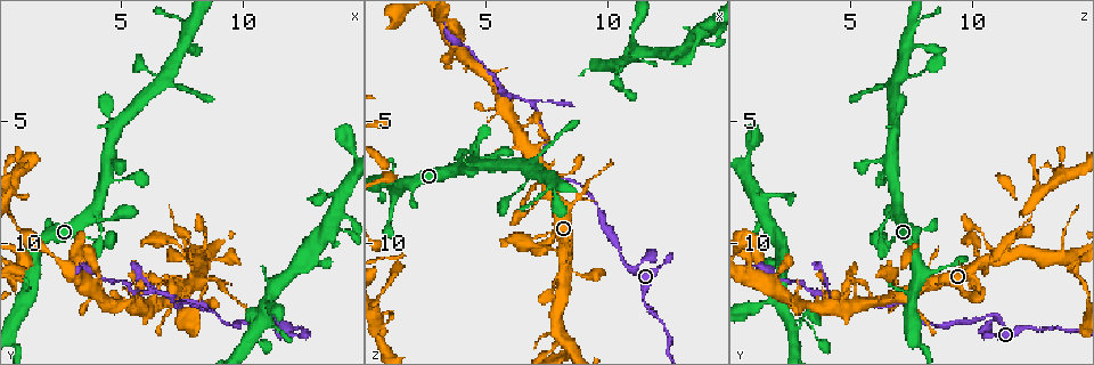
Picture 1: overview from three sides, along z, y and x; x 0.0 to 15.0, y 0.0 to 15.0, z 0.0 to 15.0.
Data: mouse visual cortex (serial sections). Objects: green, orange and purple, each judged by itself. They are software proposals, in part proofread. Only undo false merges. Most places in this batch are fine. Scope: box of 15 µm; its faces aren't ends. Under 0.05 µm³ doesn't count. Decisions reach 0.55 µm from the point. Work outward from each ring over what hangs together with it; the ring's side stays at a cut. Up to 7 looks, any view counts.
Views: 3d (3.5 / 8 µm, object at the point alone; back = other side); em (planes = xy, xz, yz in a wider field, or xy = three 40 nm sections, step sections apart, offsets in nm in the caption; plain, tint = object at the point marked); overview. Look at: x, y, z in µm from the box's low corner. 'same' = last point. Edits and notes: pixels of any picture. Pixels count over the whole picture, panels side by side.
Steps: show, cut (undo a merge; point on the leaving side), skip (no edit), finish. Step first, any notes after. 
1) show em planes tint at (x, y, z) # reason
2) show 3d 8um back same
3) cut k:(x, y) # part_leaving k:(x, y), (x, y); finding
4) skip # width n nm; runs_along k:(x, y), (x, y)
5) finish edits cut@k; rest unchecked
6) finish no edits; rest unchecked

show 3d 3.5um at (4.3, 9.9, 6.3) # calibre changes

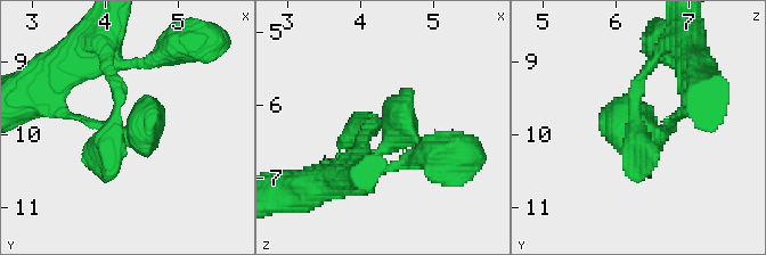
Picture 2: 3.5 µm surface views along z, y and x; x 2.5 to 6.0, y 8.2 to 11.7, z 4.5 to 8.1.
show em xy step 3 tint at (4.35, 9.95, 6.25)

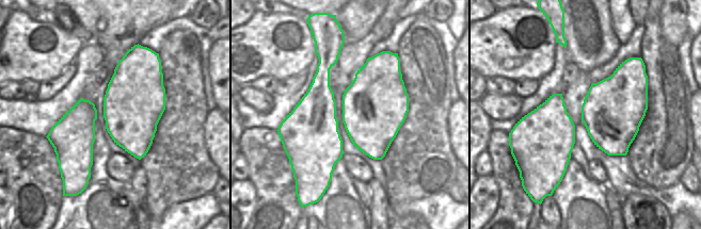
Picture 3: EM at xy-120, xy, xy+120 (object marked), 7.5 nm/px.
skip # runs_along 2:(365, 133), (410, 95); one cell here

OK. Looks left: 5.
show 3d 3.5um at (6.3, 12.1, 4.0) # side arm on a straight run

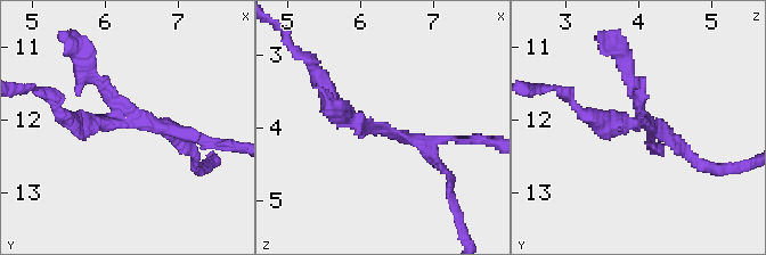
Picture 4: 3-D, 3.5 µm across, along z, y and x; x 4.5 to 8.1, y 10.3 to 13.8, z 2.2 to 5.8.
show em xy step 2 tint at (6.40, 12.00, 4.05) # shape alone is not enough

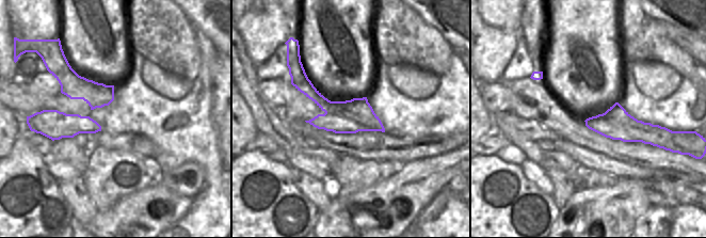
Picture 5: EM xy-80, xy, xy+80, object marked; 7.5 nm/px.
skip # arm_widths 150, 200, 200 nm; runs_along 4:(442, 170), (425, 146), (363, 125), (327, 91); continuous, no second cell

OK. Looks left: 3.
show 3d 3.5um back at (8.4, 10.8, 14.1) # four arms meet

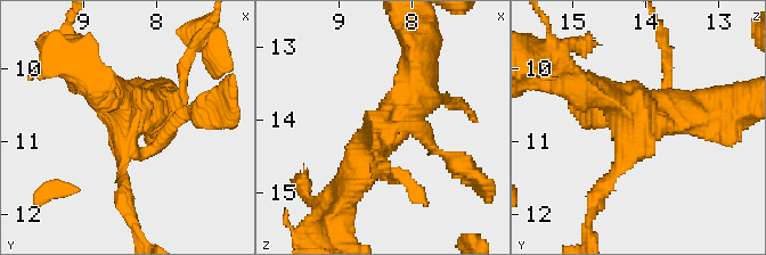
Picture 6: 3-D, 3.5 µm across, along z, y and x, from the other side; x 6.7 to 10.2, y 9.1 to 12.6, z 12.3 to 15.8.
show em xy step 2 tint at (8.35, 10.75, 14.15) # arms 4; arm_widths 150, 150, 400, 500 nm; shape alone is not enough

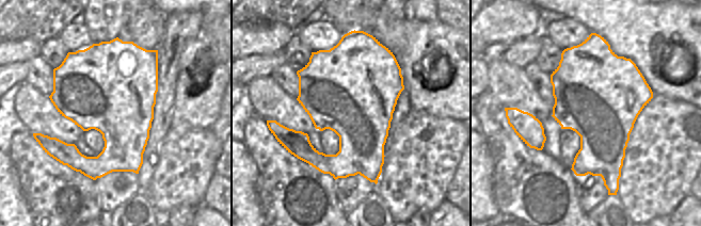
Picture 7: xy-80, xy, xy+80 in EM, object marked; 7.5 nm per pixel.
skip # runs_along 6:(699, 115), (638, 118), (603, 188); one cell here

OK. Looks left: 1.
finish no edits; rest unchecked

